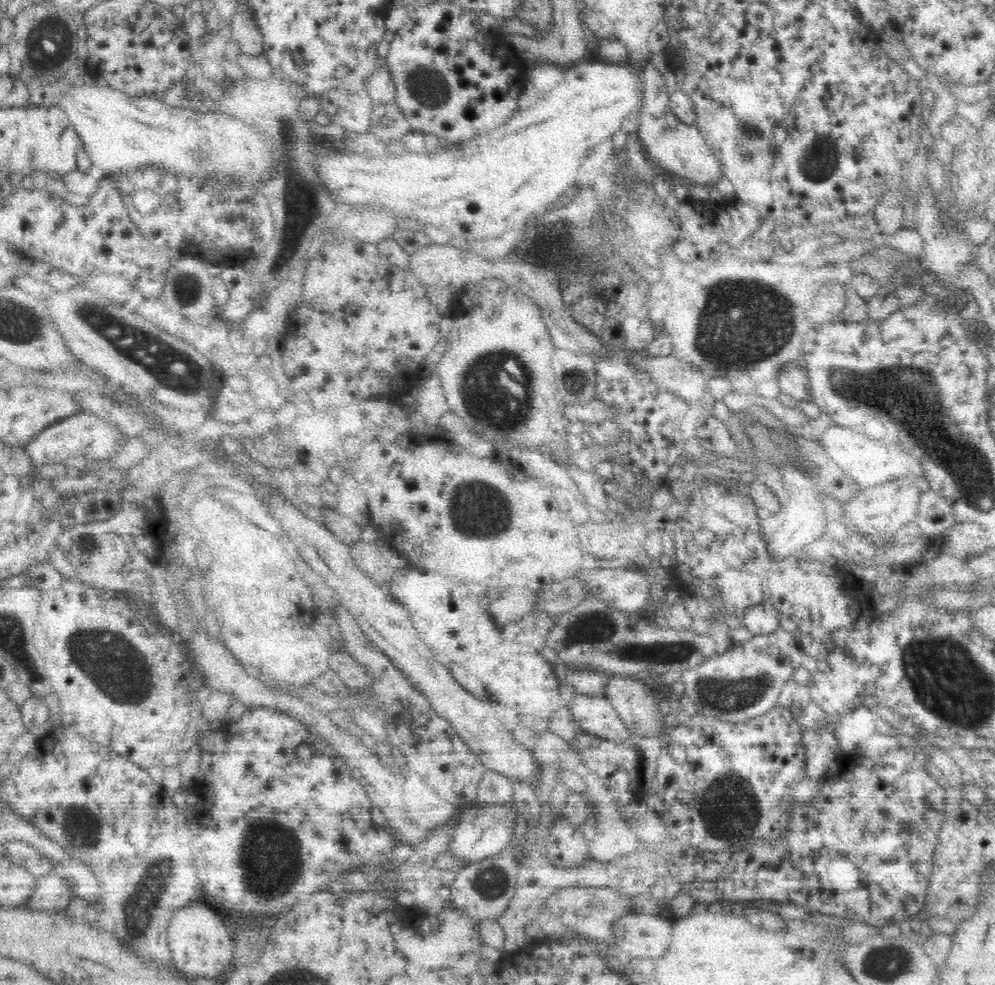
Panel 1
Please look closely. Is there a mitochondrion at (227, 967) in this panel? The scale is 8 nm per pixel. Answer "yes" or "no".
no

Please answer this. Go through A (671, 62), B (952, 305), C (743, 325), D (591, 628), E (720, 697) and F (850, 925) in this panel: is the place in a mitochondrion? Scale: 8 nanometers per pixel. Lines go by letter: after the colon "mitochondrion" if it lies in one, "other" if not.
A: other
B: other
C: mitochondrion
D: mitochondrion
E: mitochondrion
F: other

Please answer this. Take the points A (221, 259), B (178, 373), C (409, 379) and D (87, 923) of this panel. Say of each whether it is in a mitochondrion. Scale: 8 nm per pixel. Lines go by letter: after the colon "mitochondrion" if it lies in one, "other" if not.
A: other
B: mitochondrion
C: other
D: other

